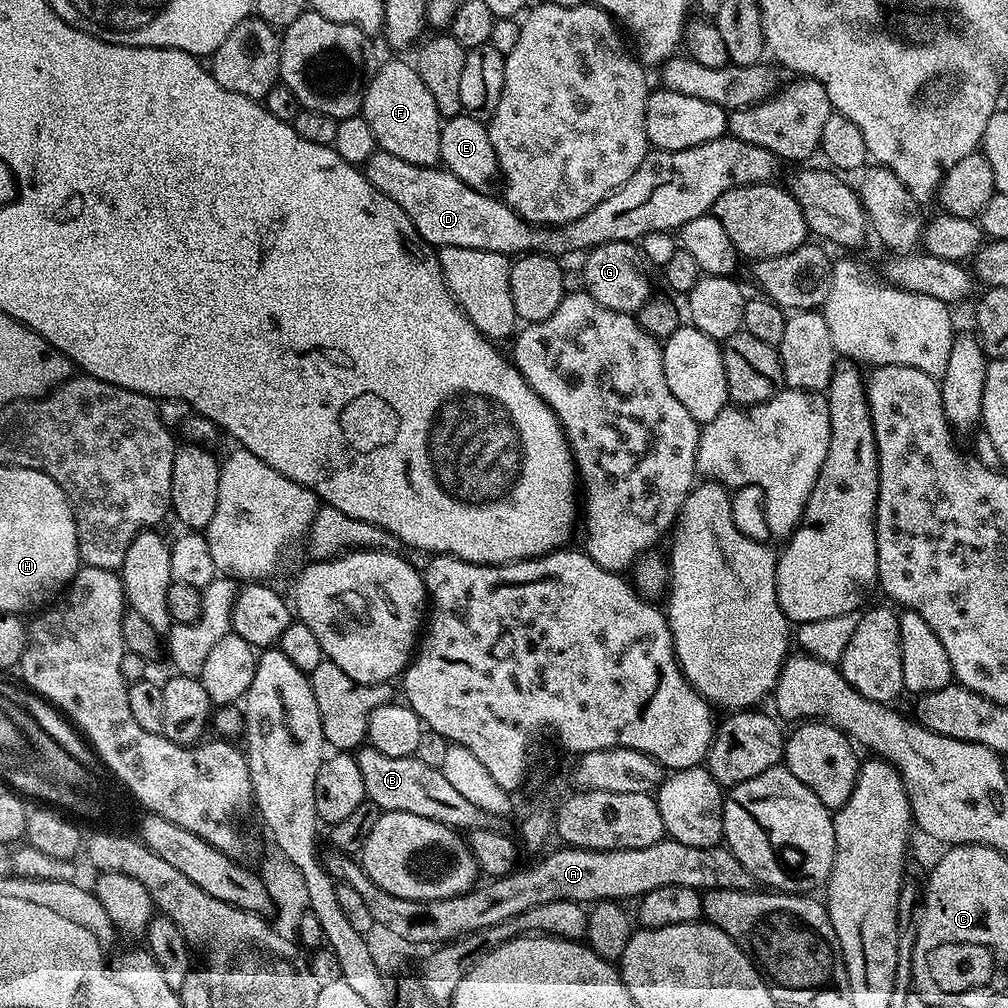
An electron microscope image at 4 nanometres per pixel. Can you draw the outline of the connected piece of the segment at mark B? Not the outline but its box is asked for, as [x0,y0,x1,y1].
[355,746,497,830]

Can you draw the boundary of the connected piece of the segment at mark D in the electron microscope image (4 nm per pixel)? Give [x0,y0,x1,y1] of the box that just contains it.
[362,134,782,258]

